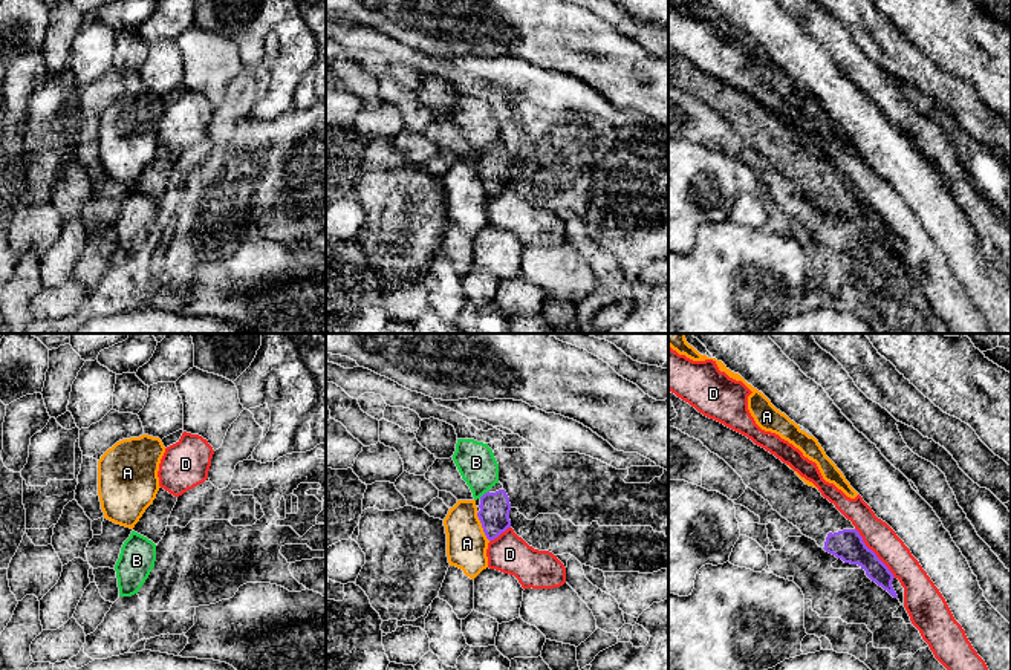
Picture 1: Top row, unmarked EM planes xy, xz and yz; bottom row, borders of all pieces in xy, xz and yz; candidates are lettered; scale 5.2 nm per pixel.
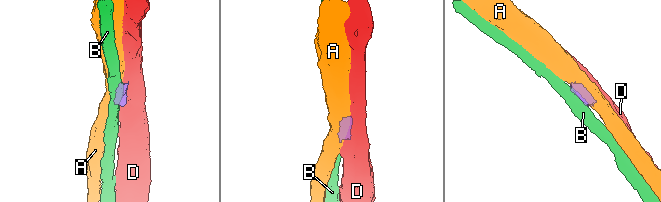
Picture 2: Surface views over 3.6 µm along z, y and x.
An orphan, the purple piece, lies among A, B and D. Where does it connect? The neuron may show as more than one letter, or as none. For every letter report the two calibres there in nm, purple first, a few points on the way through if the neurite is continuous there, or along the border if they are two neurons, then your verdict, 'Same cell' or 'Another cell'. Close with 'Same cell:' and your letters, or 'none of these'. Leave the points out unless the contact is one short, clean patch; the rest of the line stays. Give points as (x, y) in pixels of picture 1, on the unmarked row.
A: Thickness 160 nm (purple) against 220 nm. Boundary: xz (476, 170), (482, 188), (490, 198). Another cell
B: Thickness 160 nm (purple) against 200 nm. Boundary: xz (488, 147), (479, 155). Another cell
D: Thickness 160 nm (purple) against 160 nm. Boundary: yz (855, 185), (861, 198), (895, 234). Another cell
Same cell: none of these

